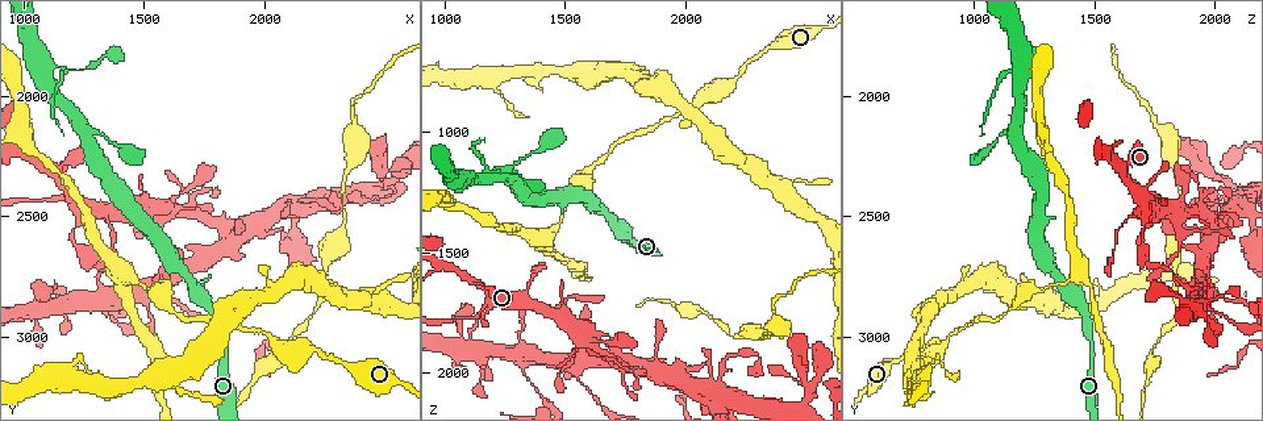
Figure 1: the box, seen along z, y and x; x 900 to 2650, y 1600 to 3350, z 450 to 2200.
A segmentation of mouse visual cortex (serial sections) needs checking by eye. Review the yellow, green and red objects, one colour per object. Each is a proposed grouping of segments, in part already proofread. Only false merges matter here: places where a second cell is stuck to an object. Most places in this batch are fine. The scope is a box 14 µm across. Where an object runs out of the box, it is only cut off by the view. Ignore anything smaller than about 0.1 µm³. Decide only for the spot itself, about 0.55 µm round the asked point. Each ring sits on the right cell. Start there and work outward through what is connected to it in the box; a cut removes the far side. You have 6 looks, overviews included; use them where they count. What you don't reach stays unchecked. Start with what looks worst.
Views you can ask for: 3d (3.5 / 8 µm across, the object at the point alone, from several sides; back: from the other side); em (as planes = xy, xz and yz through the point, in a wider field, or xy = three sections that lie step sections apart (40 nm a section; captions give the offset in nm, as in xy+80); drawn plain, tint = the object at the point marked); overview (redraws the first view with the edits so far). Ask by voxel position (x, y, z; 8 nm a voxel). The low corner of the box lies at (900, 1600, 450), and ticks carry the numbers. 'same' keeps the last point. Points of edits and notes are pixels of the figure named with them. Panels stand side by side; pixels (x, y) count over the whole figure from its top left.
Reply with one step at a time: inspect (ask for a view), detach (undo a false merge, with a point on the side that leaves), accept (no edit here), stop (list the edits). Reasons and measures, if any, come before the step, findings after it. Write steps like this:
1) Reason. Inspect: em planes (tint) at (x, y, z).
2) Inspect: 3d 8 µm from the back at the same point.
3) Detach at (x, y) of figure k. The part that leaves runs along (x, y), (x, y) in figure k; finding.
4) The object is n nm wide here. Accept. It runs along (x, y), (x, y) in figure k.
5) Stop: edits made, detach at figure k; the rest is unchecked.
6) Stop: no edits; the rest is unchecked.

Arms part here. Inspect: 3d 3.5 µm at (1430, 2760, 1410).

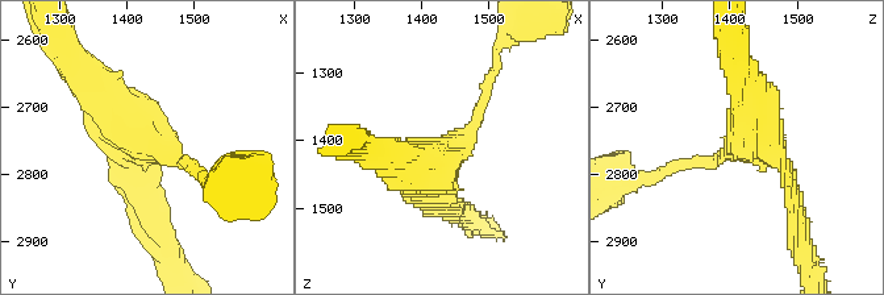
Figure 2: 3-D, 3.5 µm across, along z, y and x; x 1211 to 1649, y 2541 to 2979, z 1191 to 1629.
Inspect: em xy step 3 (tint) at (1440, 2765, 1415).

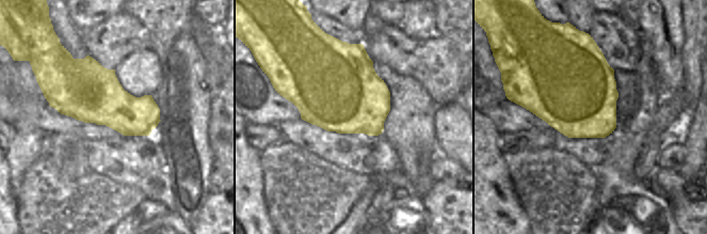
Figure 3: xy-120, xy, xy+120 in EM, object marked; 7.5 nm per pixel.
Accept. All the same cell.

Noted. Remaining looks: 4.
Inspect: 3d 3.5 µm at (1250, 2470, 1700).

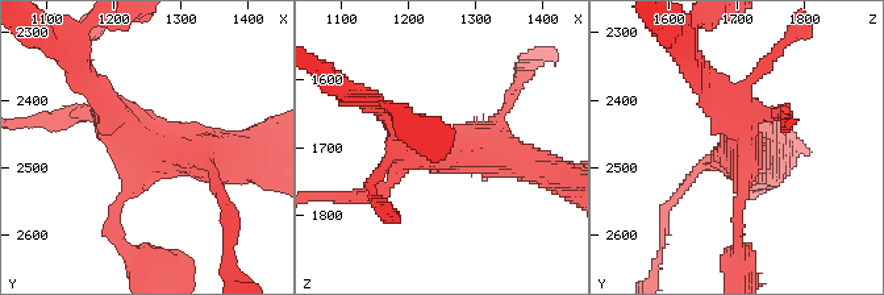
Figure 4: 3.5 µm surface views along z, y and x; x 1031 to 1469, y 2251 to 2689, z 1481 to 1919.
4 arms meet here; the arms are 150, 200, 300, 450 nm wide. Inspect: em xy step 1 (tint) at (1260, 2475, 1705).

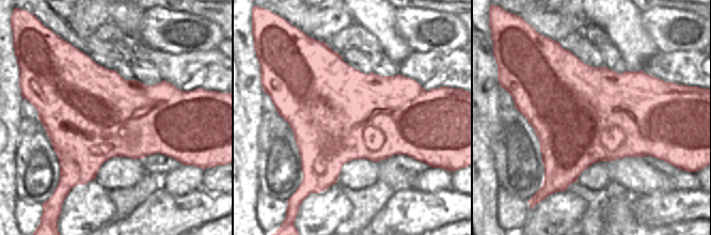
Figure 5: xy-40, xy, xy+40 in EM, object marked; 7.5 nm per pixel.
Accept. It runs along (95, 88), (159, 153), (241, 153) in figure 4; continuous, no second cell.

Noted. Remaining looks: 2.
Narrows sharply. Inspect: 3d 3.5 µm at (1520, 2590, 1690).

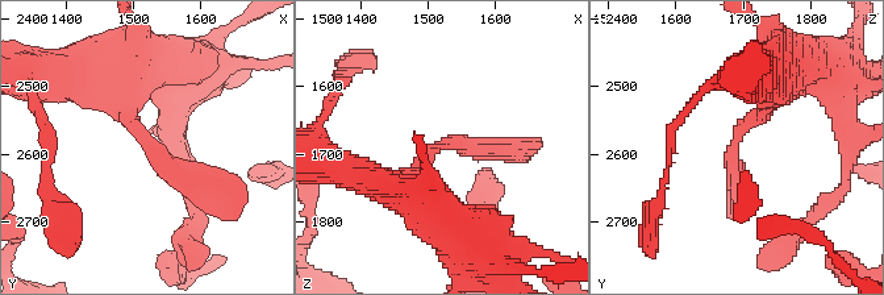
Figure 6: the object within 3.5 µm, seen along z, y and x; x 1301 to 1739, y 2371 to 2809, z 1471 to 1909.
Shape alone is not enough. Inspect: em xy step 5 (tint) at (1510, 2580, 1690).

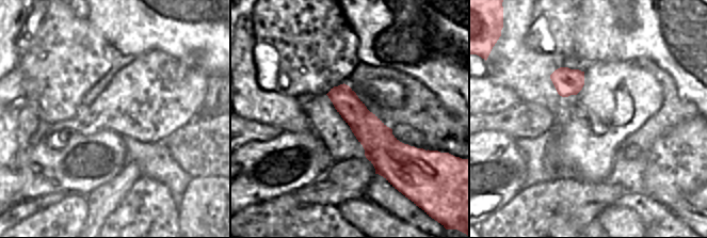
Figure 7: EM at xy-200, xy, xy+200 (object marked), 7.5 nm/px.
Accept. It runs along (111, 73), (140, 137), (216, 190) in figure 6; one cell here.

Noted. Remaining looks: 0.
Stop: no edits; the rest is unchecked.

